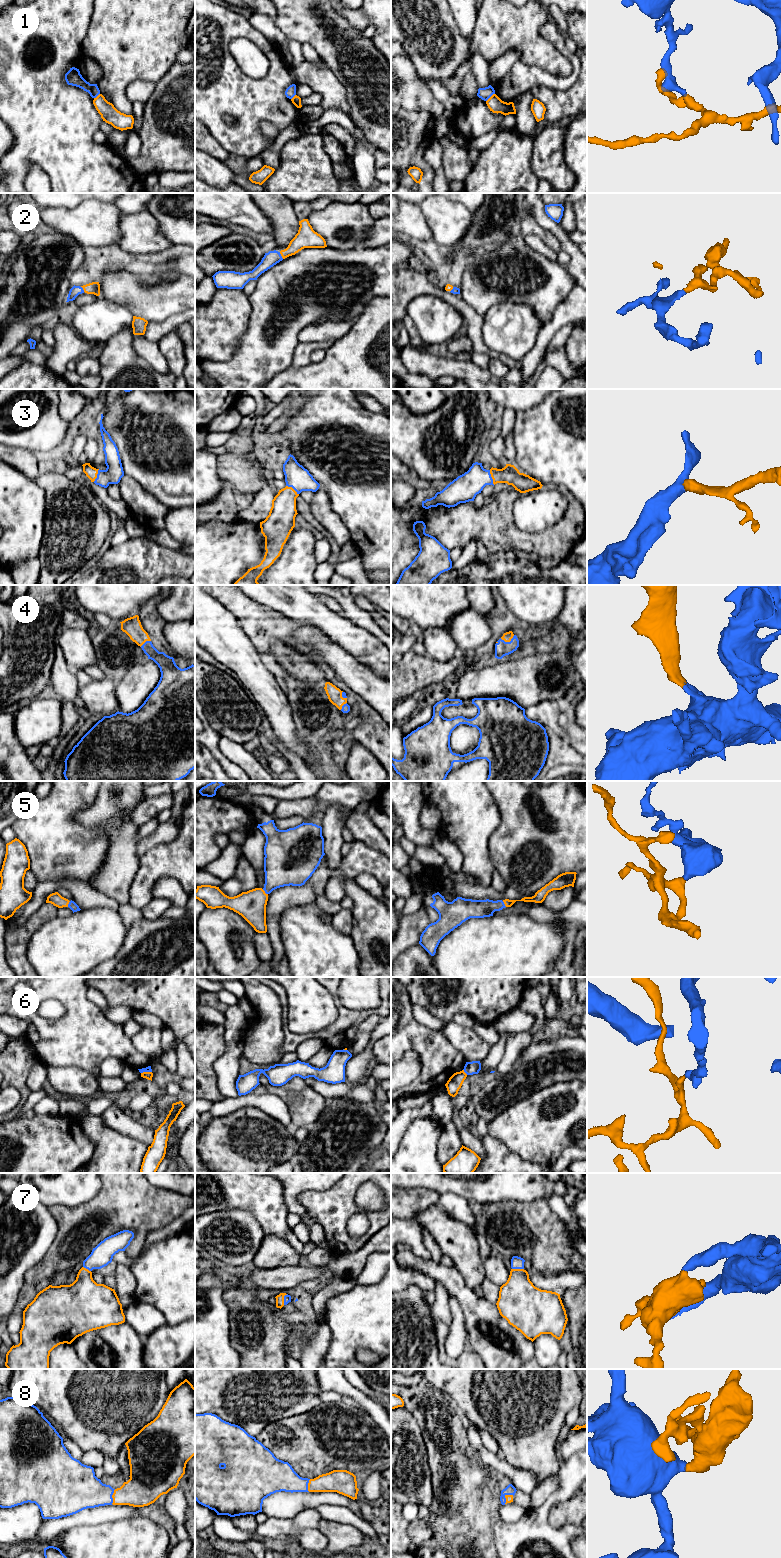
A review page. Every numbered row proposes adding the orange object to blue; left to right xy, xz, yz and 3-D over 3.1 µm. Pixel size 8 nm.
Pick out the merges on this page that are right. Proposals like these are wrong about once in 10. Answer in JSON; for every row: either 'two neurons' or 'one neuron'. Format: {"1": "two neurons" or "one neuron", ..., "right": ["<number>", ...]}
{"1": "two neurons", "2": "one neuron", "3": "one neuron", "4": "one neuron", "5": "one neuron", "6": "two neurons", "7": "one neuron", "8": "one neuron", "right": ["2", "3", "4", "5", "7", "8"]}

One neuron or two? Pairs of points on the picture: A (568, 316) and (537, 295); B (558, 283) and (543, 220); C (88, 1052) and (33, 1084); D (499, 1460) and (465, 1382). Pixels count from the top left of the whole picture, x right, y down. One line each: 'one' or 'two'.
A: two
B: two
C: two
D: two

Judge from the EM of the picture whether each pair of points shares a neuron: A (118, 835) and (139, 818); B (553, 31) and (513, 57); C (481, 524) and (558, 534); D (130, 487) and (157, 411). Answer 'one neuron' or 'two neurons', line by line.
A: two neurons
B: two neurons
C: one neuron
D: two neurons

